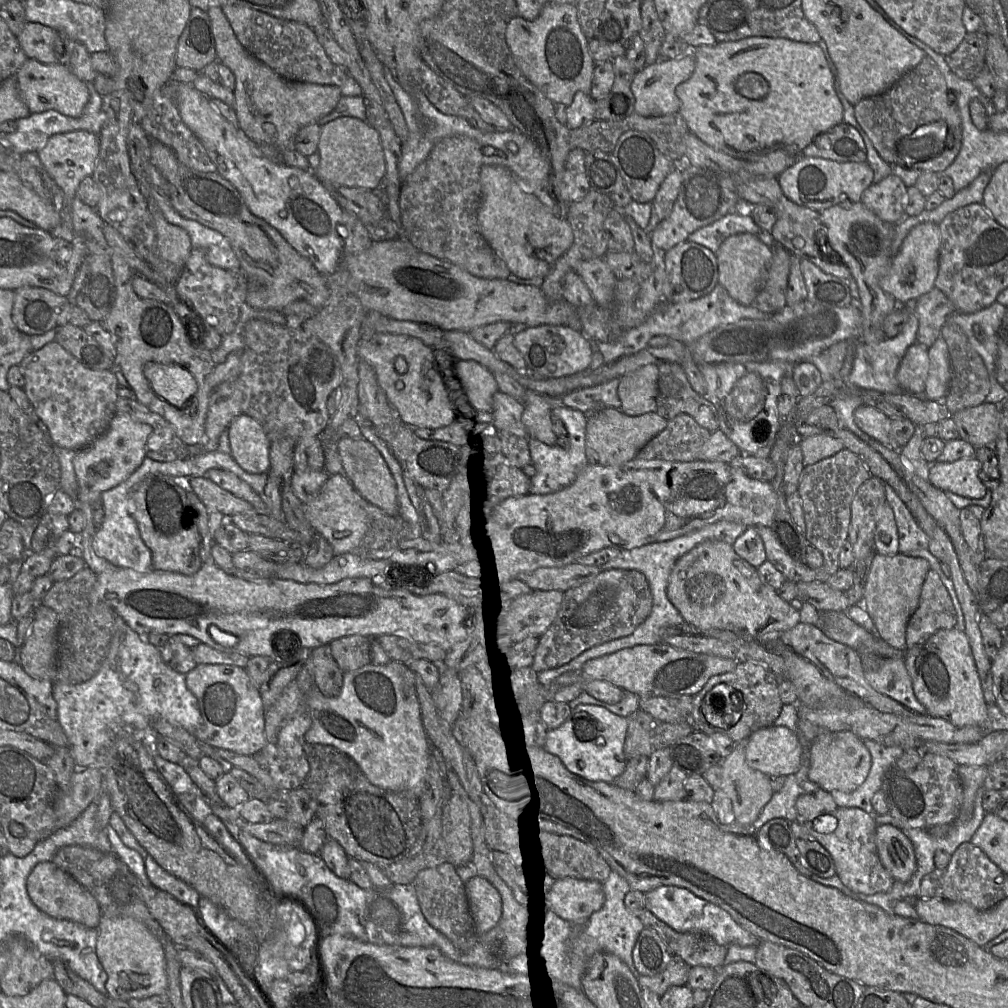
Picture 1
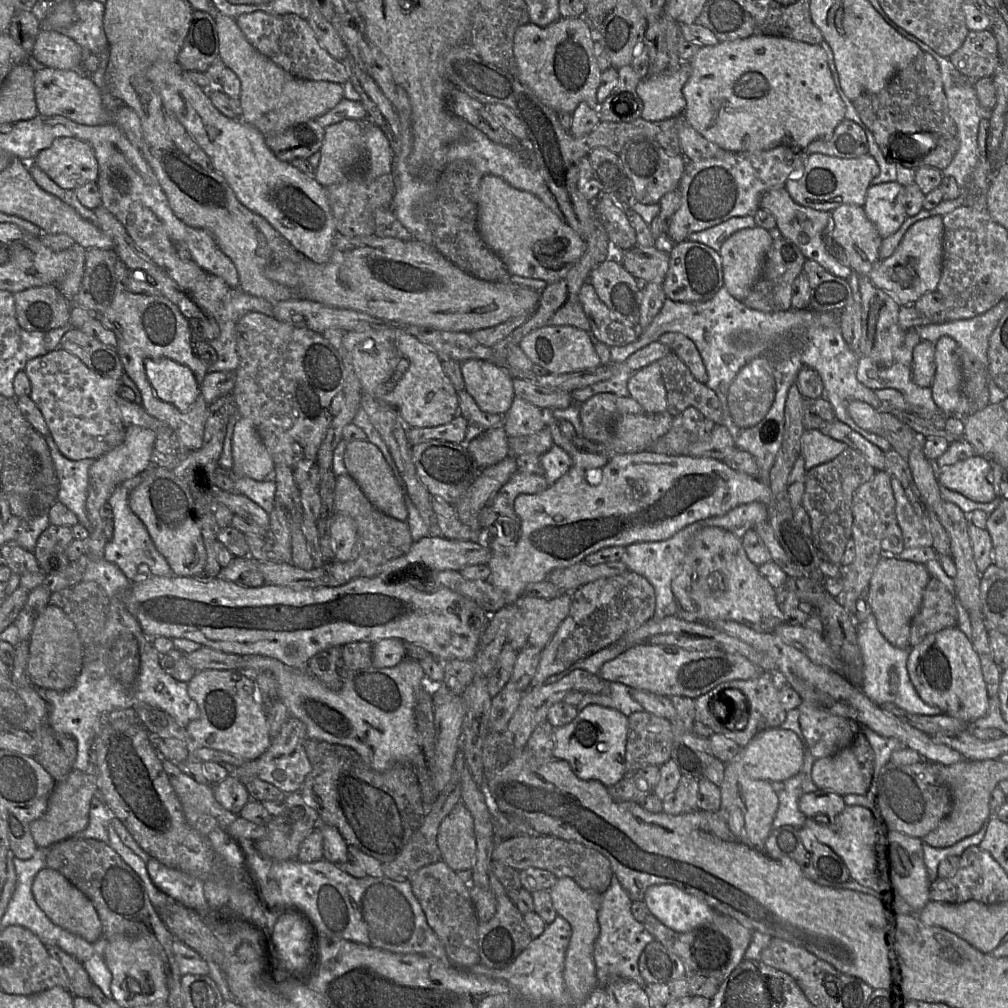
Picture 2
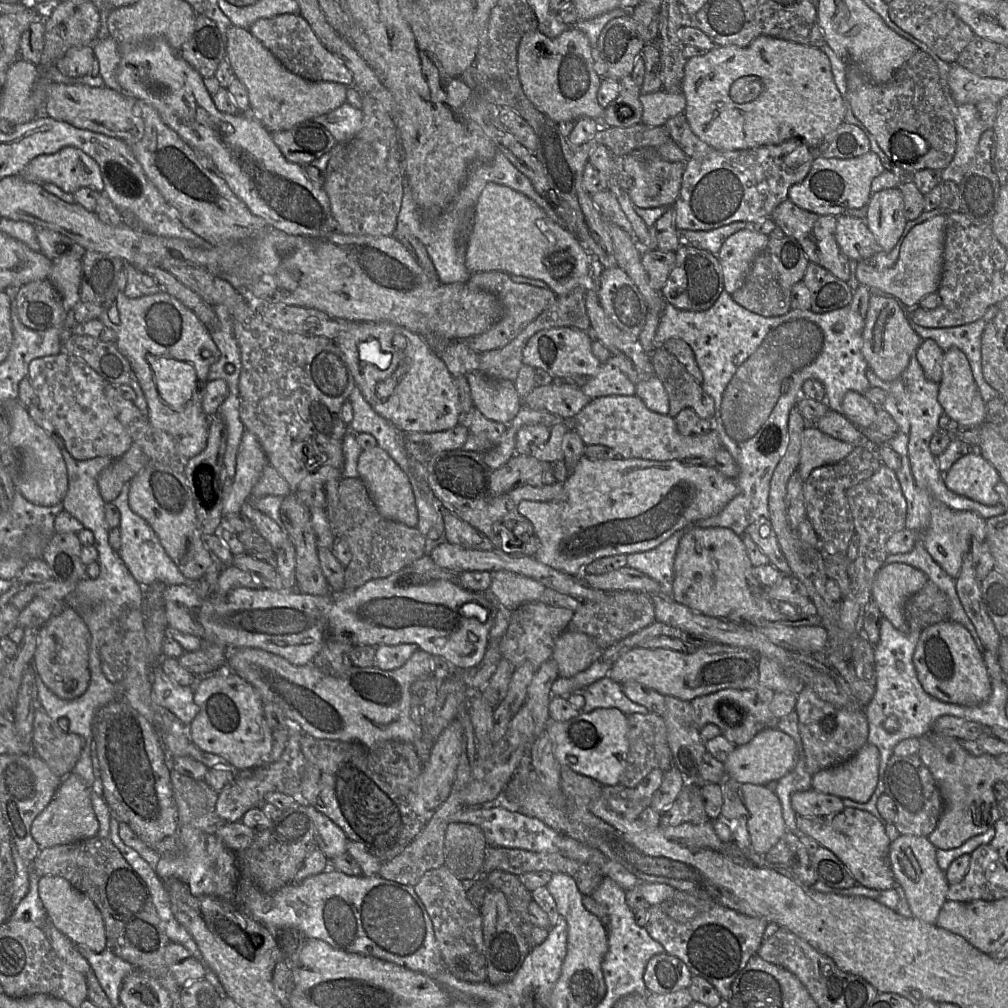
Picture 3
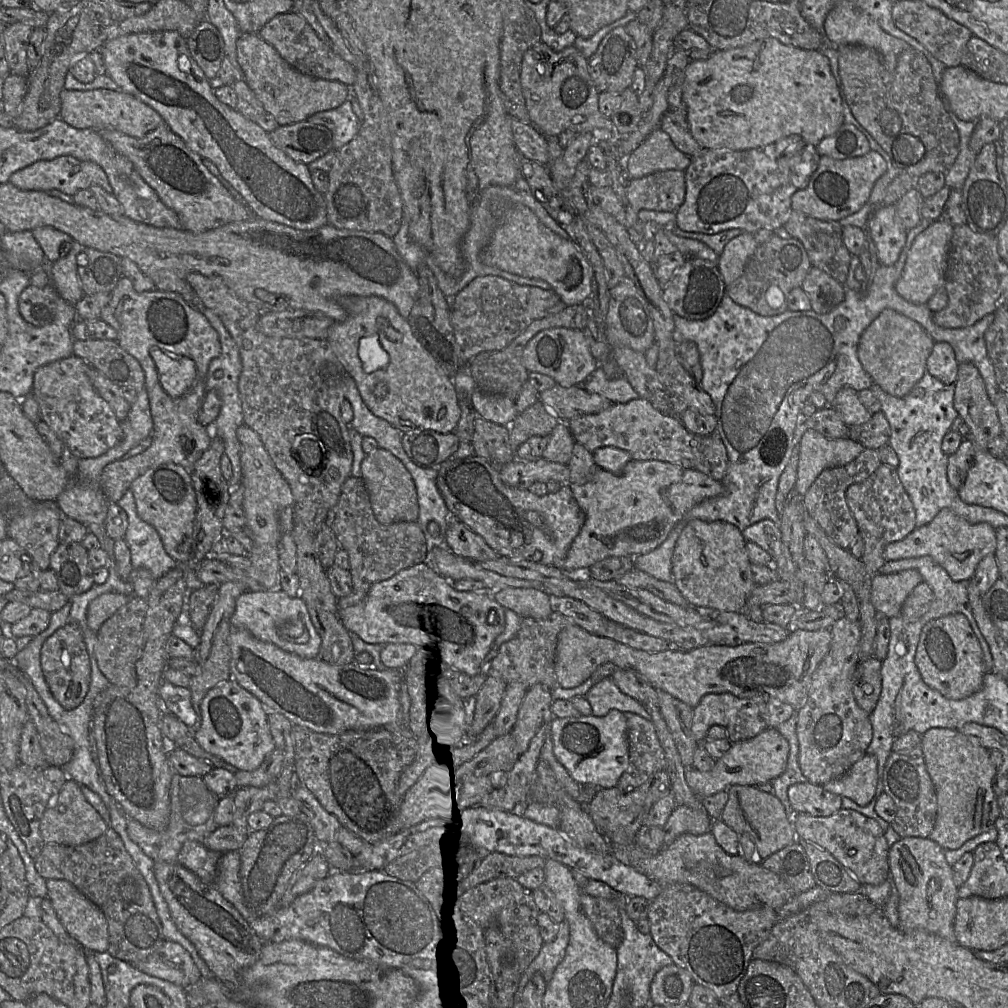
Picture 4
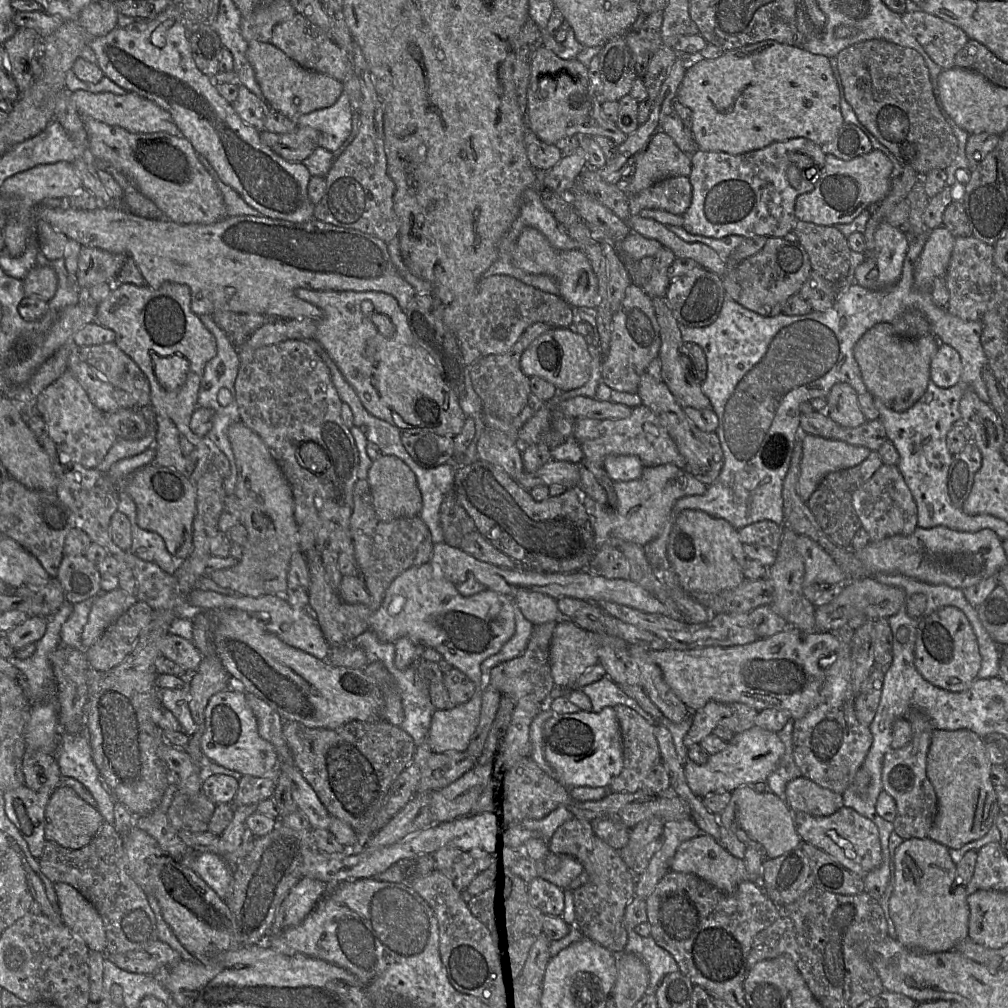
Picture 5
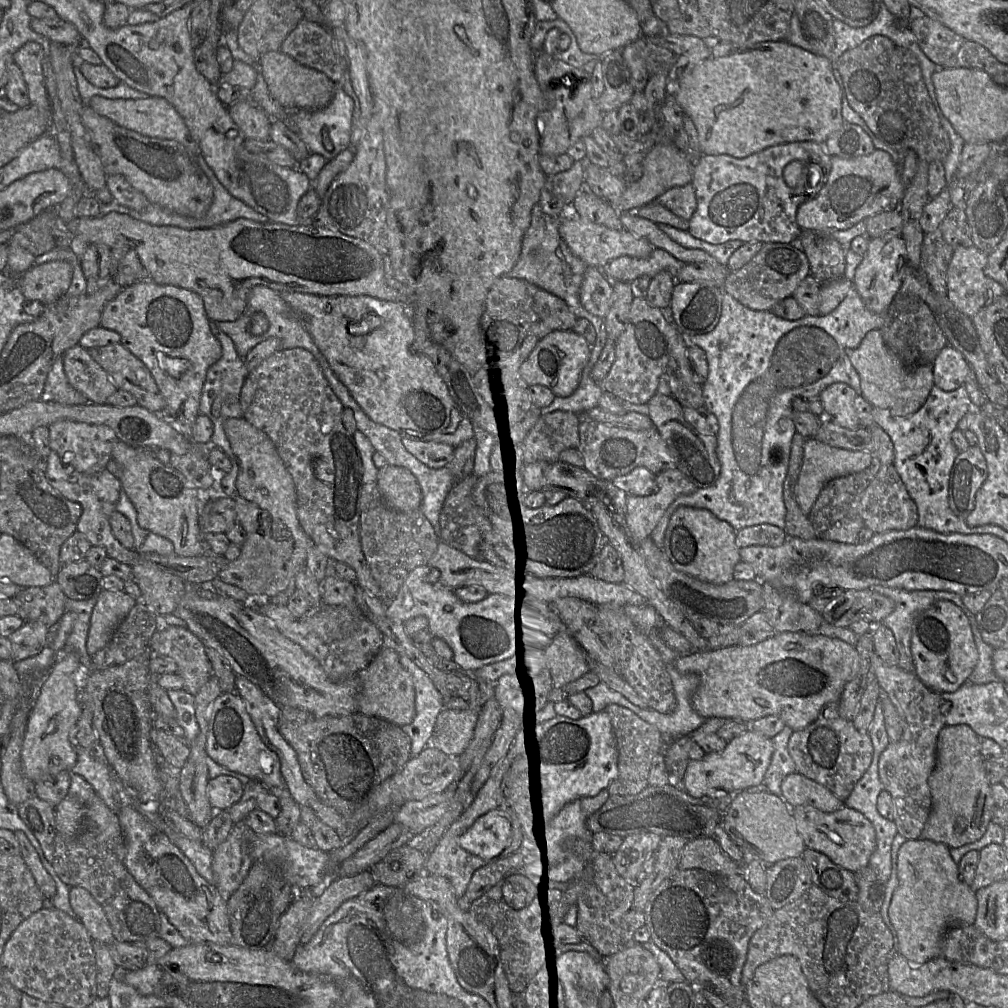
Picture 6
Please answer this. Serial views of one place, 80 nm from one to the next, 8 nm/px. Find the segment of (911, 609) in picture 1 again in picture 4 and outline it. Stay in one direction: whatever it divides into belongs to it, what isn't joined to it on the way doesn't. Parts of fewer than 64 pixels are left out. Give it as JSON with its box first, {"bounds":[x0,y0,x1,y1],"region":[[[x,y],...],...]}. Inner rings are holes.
{"bounds":[871,569,923,618],"region":[[[914,569],[875,574],[871,584],[871,603],[876,612],[888,618],[899,616],[907,596],[922,582],[923,577]]]}

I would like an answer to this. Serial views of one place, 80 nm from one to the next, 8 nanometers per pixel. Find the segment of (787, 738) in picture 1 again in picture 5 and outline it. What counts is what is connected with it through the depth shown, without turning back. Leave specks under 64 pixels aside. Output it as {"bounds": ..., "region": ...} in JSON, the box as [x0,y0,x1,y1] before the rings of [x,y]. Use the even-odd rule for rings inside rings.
{"bounds":[684,726,784,798],"region":[[[755,726],[735,734],[727,747],[710,755],[705,764],[698,765],[689,760],[685,765],[684,773],[691,791],[696,796],[705,798],[711,794],[732,792],[741,786],[766,781],[777,767],[784,751],[784,744],[777,733]]]}

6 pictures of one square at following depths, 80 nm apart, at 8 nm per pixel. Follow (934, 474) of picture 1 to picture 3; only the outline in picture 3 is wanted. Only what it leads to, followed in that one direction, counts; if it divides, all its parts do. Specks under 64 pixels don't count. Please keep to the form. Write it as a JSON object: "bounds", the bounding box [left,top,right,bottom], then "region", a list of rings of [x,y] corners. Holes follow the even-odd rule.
{"bounds":[943,451,1002,506],"region":[[[978,451],[958,459],[943,473],[943,480],[949,490],[960,496],[988,506],[1001,503],[995,486],[1002,479]]]}

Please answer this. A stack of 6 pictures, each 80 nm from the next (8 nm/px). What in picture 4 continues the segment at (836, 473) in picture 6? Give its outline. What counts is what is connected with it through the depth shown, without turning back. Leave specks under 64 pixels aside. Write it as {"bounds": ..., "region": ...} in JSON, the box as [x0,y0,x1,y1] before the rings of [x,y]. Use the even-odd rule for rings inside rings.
{"bounds":[795,429,864,497],"region":[[[806,429],[801,439],[795,493],[803,497],[822,471],[852,462],[864,449],[848,437],[830,439]]]}

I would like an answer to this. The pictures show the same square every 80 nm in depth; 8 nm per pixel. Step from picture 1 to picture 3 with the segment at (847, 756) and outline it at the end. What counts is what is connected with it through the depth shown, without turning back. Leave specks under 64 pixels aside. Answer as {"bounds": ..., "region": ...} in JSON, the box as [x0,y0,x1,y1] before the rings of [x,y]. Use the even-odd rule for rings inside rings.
{"bounds":[812,742,879,803],"region":[[[867,742],[848,761],[812,775],[812,789],[866,803],[877,787],[879,763],[879,750]]]}

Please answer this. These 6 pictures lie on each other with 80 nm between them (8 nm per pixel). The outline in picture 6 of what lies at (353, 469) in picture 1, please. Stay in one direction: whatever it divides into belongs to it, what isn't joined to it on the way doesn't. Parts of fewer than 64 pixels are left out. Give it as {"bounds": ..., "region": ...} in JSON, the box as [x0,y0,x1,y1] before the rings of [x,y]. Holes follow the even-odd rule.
{"bounds":[376,464,421,512],"region":[[[386,464],[378,469],[376,483],[389,508],[399,512],[420,509],[421,488],[416,477],[408,469]]]}

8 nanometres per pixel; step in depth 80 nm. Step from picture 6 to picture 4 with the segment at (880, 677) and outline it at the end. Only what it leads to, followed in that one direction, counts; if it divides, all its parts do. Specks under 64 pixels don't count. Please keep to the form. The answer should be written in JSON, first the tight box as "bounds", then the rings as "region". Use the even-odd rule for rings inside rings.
{"bounds":[884,745,937,838],"region":[[[920,745],[909,751],[893,752],[887,759],[884,770],[884,792],[895,802],[897,815],[890,823],[901,838],[929,838],[937,818],[937,795],[926,769],[923,749]]]}

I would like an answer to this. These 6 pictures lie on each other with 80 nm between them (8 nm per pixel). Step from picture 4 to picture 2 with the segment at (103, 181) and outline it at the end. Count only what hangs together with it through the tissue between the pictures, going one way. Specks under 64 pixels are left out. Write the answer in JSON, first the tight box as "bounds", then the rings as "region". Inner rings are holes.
{"bounds":[32,137,99,191],"region":[[[72,137],[55,139],[52,145],[39,152],[32,162],[64,190],[75,191],[88,182],[96,182],[99,175],[99,166],[92,147]]]}

